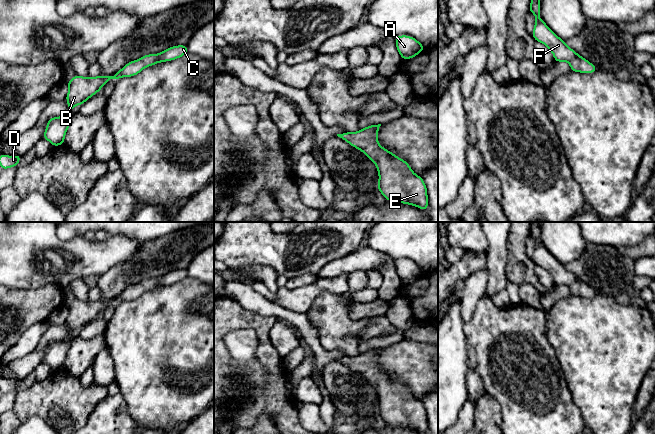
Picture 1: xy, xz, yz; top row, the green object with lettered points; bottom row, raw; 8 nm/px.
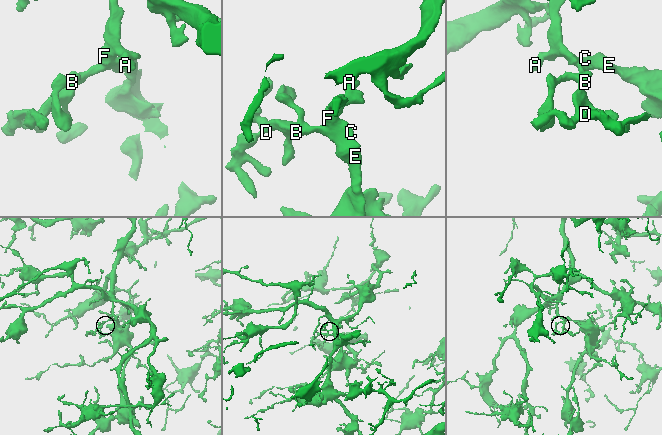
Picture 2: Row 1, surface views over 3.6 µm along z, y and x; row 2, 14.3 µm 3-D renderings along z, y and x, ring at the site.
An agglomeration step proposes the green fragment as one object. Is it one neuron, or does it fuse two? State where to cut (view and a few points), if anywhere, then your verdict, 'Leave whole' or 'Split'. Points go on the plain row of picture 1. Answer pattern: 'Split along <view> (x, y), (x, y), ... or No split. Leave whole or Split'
No split. Leave whole

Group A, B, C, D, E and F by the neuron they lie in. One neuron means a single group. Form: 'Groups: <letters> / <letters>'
Groups: A B C D E F

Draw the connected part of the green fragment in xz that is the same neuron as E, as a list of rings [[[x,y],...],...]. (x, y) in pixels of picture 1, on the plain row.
[[[370,349],[355,357],[337,360],[362,375],[376,389],[379,398],[377,413],[386,424],[427,434],[428,419],[423,402],[416,399],[406,385],[379,369],[380,350]]]

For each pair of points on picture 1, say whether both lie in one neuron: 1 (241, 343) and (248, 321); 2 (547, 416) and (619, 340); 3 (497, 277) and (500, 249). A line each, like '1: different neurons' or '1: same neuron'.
1: different neurons
2: different neurons
3: same neuron

